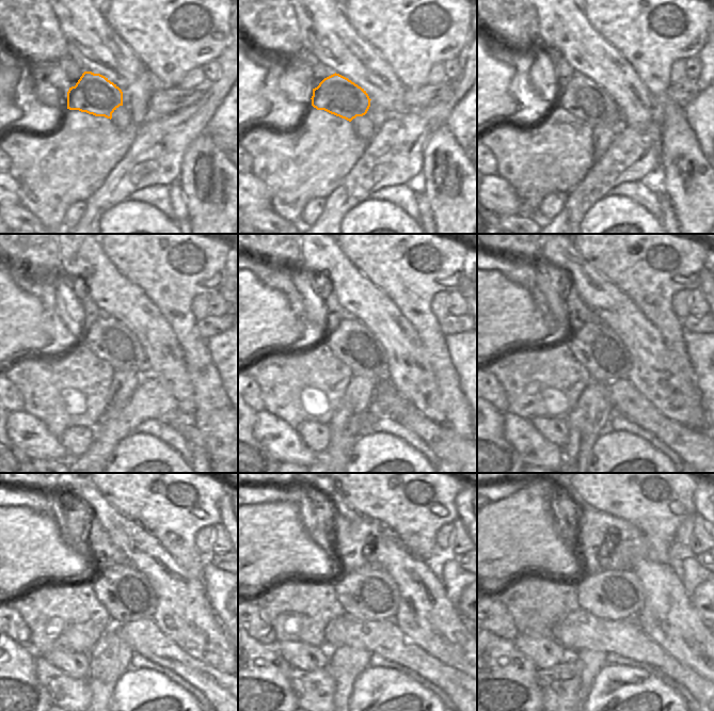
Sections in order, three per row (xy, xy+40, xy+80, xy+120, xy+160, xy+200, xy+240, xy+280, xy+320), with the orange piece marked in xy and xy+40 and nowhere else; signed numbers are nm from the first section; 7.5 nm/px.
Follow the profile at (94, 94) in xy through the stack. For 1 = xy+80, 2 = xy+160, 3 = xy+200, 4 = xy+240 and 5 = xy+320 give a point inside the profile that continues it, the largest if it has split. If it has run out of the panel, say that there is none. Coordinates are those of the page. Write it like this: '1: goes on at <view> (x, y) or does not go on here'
1: goes on at xy+80 (582, 97)
2: goes on at xy+160 (352, 343)
3: goes on at xy+200 (594, 345)
4: goes on at xy+240 (126, 594)
5: goes on at xy+320 (611, 595)

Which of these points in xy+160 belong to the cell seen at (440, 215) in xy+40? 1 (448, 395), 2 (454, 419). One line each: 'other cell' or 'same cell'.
1: same cell
2: same cell

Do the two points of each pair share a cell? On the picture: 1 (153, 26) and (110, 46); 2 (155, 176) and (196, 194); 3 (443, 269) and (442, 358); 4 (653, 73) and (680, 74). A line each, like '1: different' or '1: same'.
1: different
2: different
3: same
4: different

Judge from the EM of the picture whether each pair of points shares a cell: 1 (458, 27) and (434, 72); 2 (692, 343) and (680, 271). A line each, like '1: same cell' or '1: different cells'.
1: different cells
2: different cells

